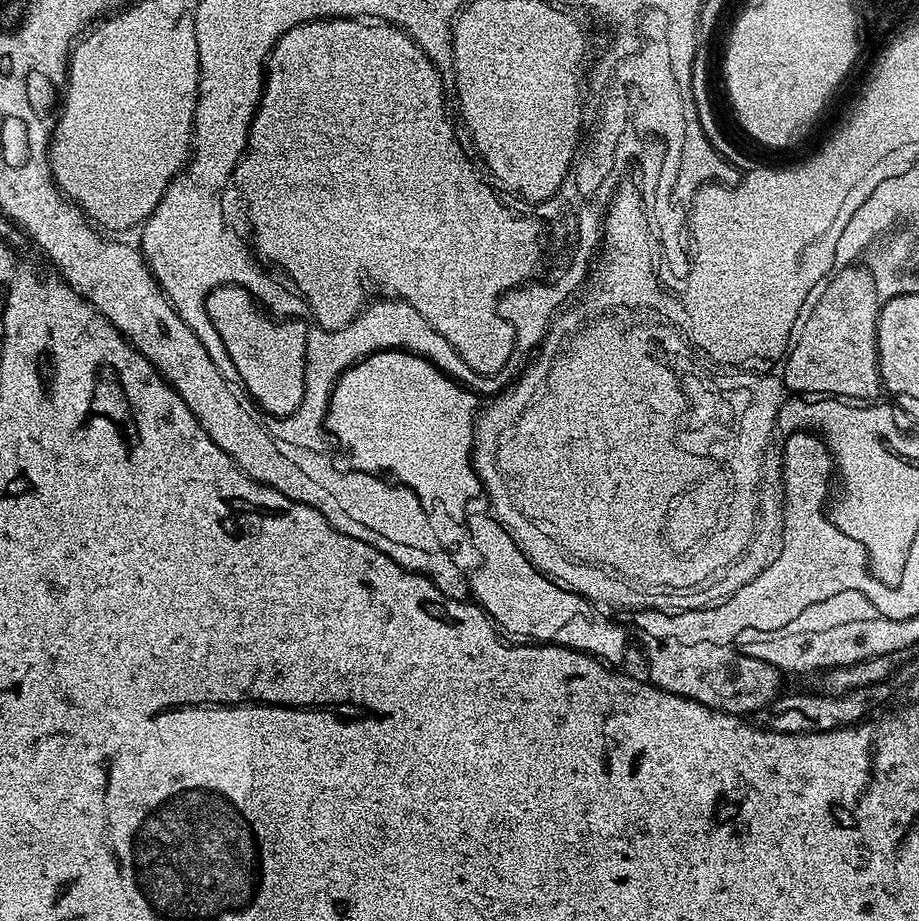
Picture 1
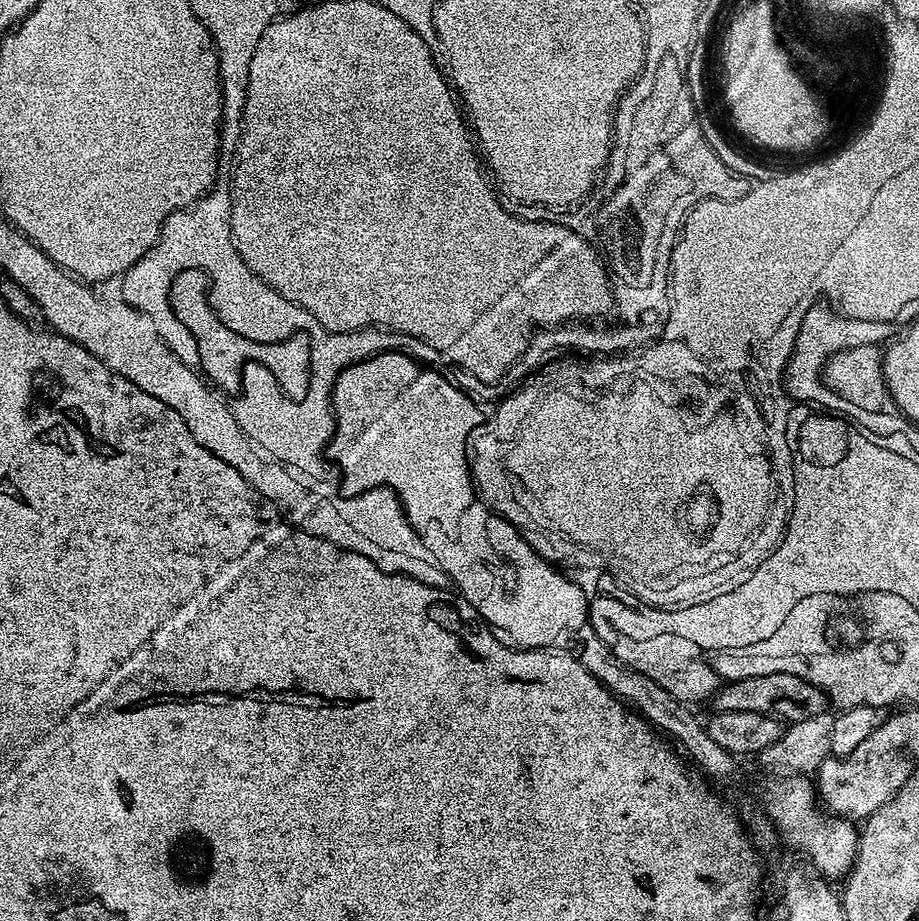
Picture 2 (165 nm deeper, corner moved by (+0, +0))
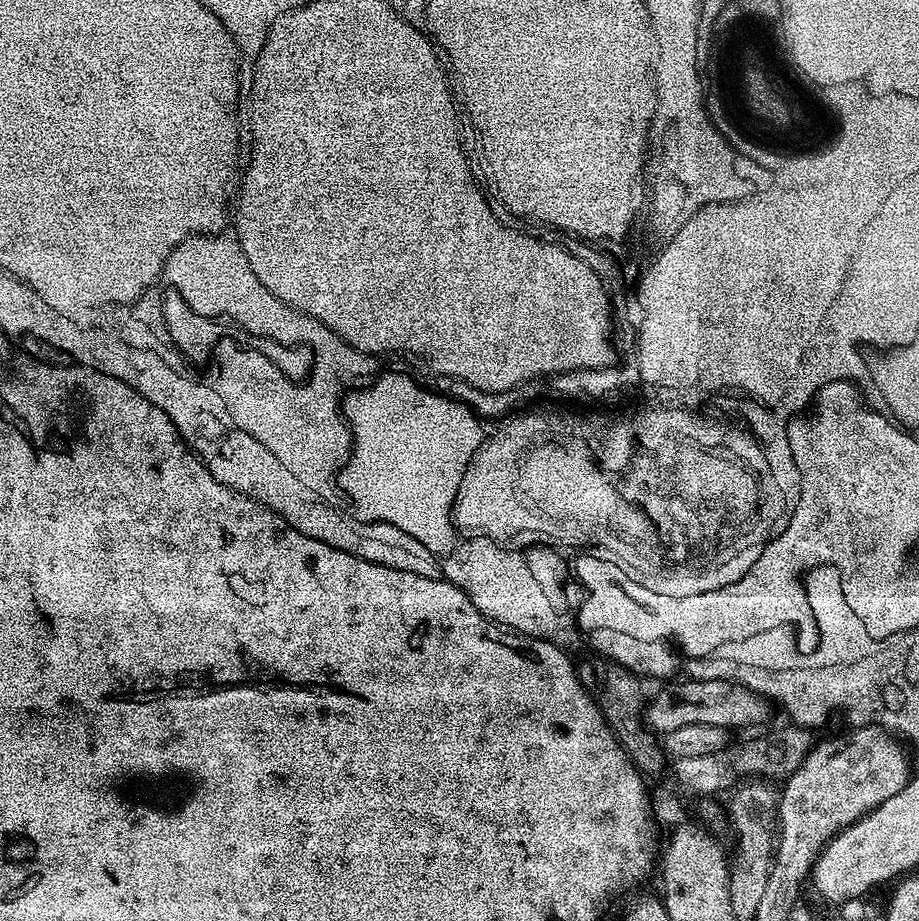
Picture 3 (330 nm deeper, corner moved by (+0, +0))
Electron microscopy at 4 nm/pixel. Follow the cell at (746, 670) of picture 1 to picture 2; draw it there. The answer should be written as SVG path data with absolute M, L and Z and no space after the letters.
M658 634L654 638L641 640L616 636L610 647L618 659L624 660L626 666L650 678L686 705L697 706L703 700L704 703L711 701L716 691L722 687L719 674L703 660L705 657L702 650L694 642L690 642L690 638L682 638L678 634Z

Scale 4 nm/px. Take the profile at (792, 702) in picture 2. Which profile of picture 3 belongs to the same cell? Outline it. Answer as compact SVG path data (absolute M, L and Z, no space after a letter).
M733 678L724 680L684 680L681 684L668 682L656 697L646 704L646 723L656 734L679 730L682 726L695 726L703 722L706 726L722 726L729 730L735 728L756 728L772 716L773 701L758 694L751 683Z

